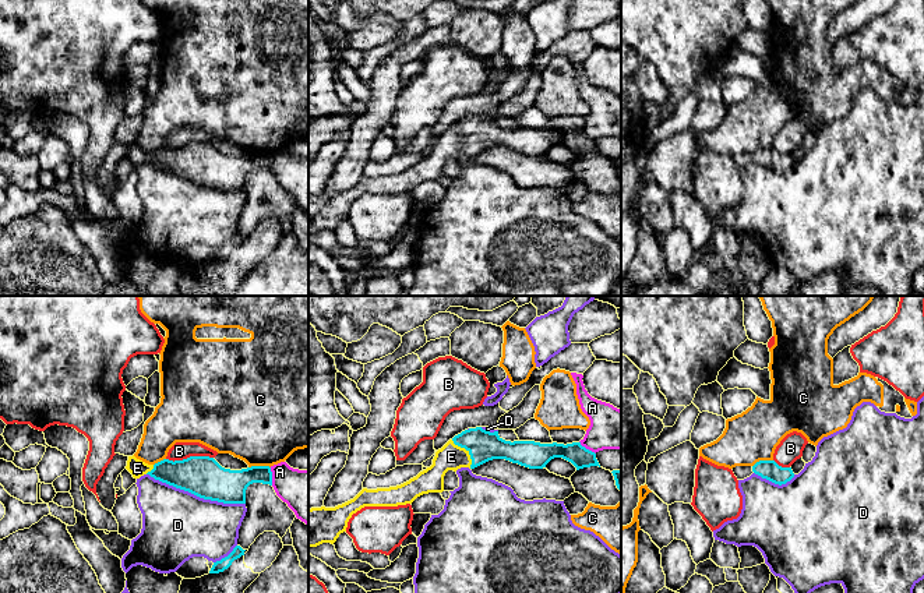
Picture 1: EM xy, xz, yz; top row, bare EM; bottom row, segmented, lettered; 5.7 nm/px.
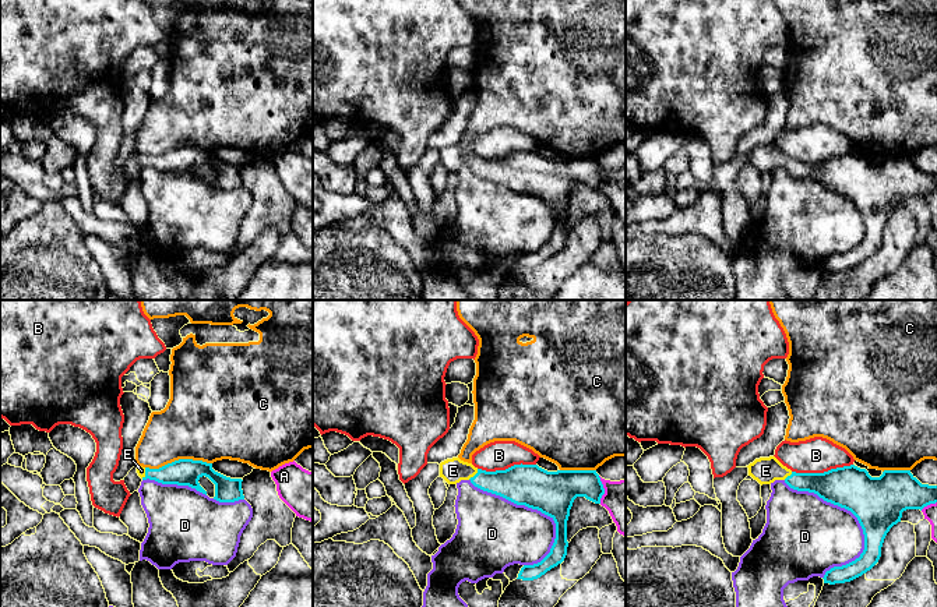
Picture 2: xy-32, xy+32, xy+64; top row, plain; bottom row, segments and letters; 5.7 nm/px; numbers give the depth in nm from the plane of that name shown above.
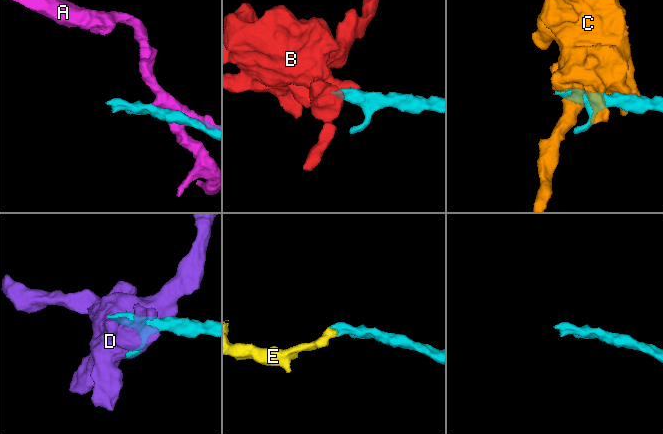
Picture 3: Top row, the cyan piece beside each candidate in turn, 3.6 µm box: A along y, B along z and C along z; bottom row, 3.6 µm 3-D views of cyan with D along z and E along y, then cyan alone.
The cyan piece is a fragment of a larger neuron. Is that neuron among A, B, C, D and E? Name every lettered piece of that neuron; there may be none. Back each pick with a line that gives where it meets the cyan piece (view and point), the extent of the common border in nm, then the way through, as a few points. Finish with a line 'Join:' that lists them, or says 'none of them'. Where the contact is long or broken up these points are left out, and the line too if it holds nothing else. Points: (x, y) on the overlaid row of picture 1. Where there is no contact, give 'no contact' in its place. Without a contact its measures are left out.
E: xz (469, 452) | 200 nm | across xz (483, 445), (476, 445), (469, 452), (457, 452), (451, 456)
Join: E

